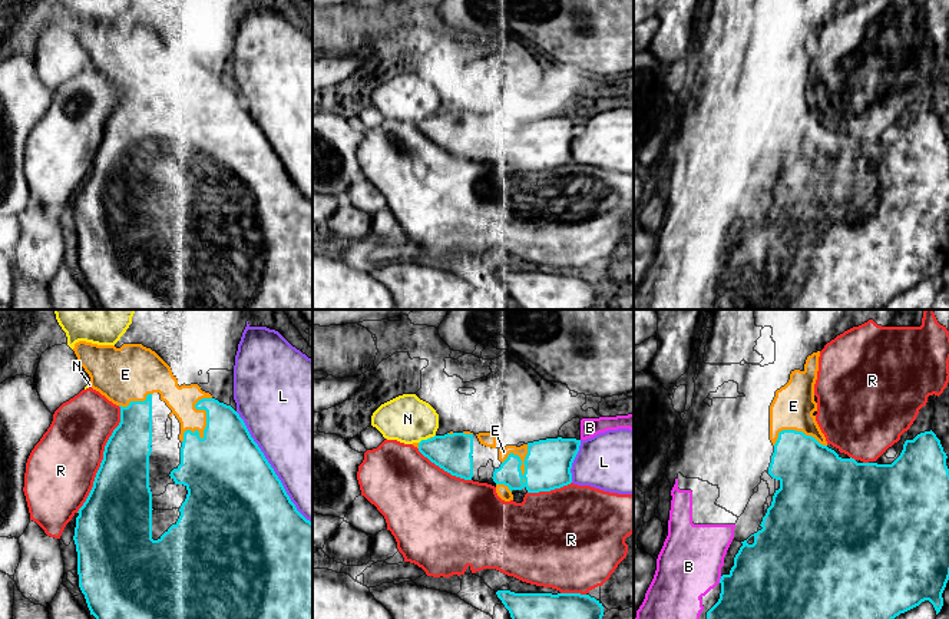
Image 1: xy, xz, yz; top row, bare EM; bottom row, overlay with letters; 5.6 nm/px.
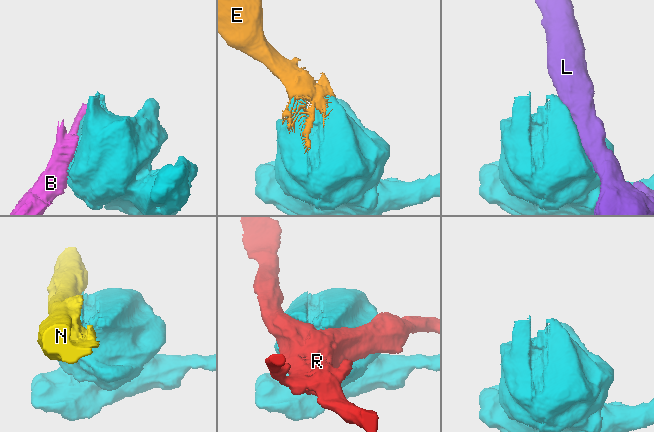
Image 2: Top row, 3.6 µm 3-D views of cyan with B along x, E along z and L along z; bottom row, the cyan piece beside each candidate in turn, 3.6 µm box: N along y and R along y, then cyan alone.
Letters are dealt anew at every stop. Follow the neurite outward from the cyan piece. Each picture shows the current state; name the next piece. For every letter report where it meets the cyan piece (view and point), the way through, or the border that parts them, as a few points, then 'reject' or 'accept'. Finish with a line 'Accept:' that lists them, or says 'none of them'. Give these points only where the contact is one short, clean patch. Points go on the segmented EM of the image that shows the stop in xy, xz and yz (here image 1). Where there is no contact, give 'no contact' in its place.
B: meets cyan in yz at (720, 579); reject
E: meets cyan in xy at (207, 424); accept
L: meets cyan in xy at (271, 467); reject
N: meets cyan in xz at (423, 440); reject
R: meets cyan in xy at (103, 459); reject
Accept: E

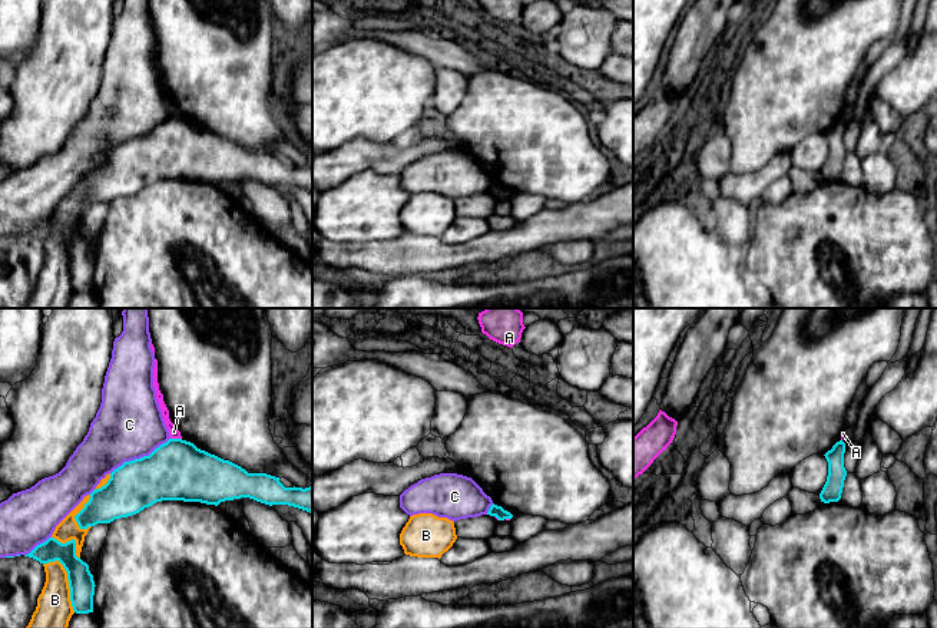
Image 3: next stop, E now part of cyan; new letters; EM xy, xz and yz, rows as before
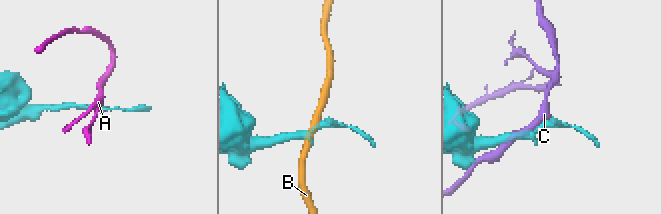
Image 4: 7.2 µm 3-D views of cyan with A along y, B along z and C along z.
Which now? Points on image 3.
A: meets cyan in xy at (176, 439); border along xy (171, 438), (181, 439); reject
B: meets cyan in xy at (68, 579); reject
C: meets cyan in xy at (141, 458); reject
Accept: none of them

